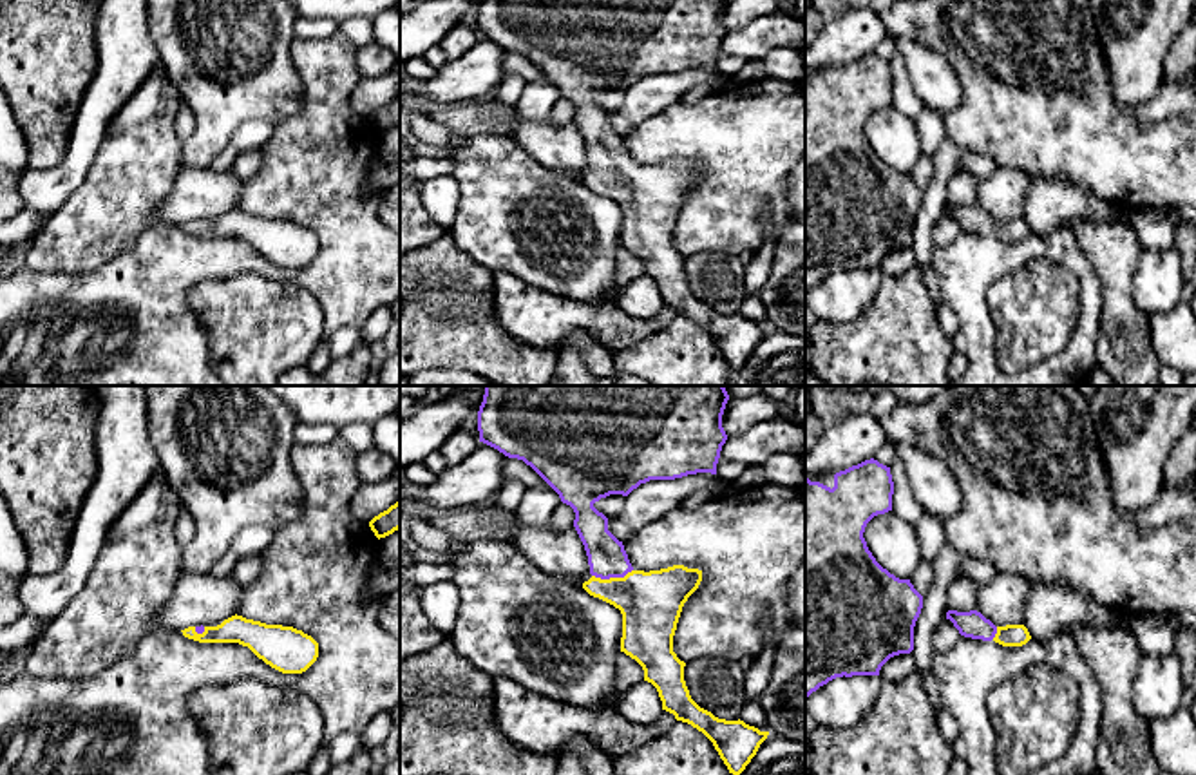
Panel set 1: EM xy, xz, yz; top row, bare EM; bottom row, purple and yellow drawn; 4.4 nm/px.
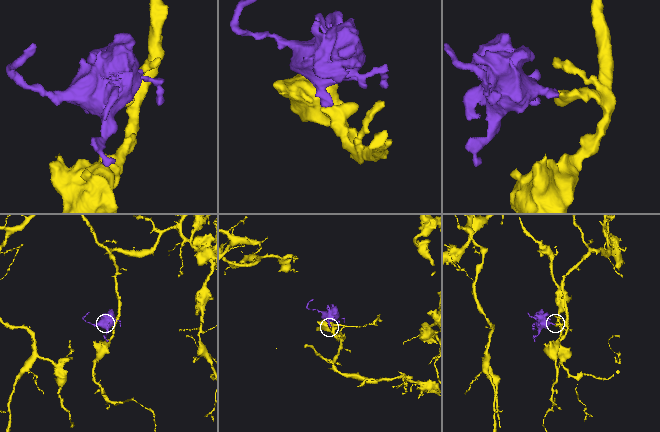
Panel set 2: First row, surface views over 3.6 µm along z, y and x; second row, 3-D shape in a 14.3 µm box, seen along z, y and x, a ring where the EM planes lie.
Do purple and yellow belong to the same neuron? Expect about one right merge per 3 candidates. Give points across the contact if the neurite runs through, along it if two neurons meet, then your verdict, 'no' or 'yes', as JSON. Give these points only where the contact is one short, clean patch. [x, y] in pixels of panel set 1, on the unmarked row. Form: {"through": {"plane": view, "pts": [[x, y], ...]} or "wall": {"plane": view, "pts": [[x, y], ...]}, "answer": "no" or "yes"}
{"through": {"plane": "xz", "pts": [[607, 151], [612, 171], [625, 183], [652, 196]]}, "answer": "yes"}

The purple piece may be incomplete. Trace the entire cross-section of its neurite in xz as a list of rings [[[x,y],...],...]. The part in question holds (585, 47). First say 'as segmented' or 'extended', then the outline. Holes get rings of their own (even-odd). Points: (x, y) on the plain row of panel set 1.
extended; [[[479,0],[479,36],[498,43],[508,53],[530,60],[575,107],[574,121],[584,139],[592,172],[583,183],[622,208],[621,246],[635,254],[644,264],[644,275],[651,277],[662,295],[662,304],[702,326],[718,346],[729,368],[738,371],[769,326],[760,326],[744,315],[726,315],[700,302],[689,290],[684,275],[686,257],[673,246],[673,230],[688,192],[698,183],[702,165],[673,159],[660,165],[635,165],[628,154],[622,136],[608,125],[608,112],[593,98],[610,89],[628,91],[641,78],[650,74],[675,74],[697,67],[717,69],[717,58],[727,29],[722,22],[726,0]]]

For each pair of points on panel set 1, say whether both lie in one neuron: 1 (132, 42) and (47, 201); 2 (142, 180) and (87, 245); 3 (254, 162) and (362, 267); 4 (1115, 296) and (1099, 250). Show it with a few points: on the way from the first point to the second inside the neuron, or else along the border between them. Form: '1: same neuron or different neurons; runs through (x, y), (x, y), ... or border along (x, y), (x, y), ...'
1: same neuron; runs through (114, 82), (93, 114), (76, 162)
2: same neuron; runs through (125, 196), (93, 229)
3: different neurons; border along (261, 147), (261, 167), (243, 181)
4: same neuron; runs through (1115, 285), (1115, 267), (1110, 261)

